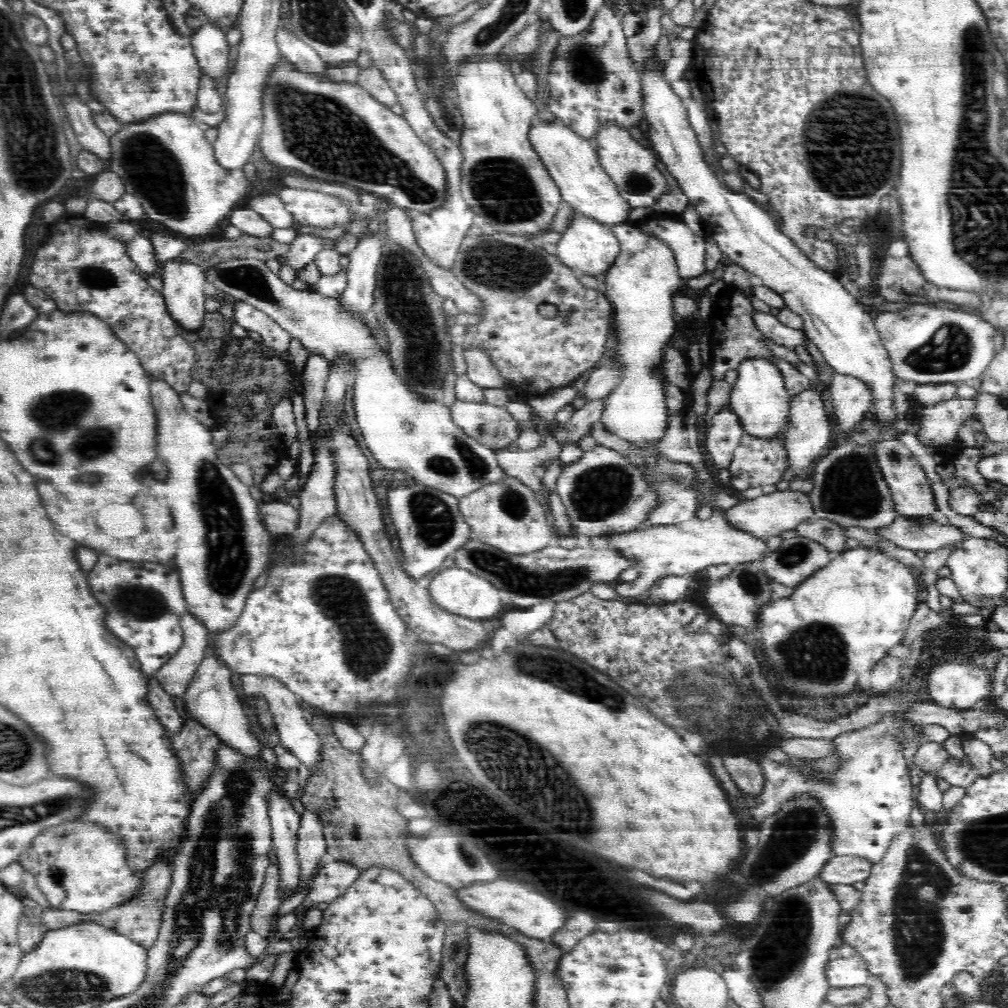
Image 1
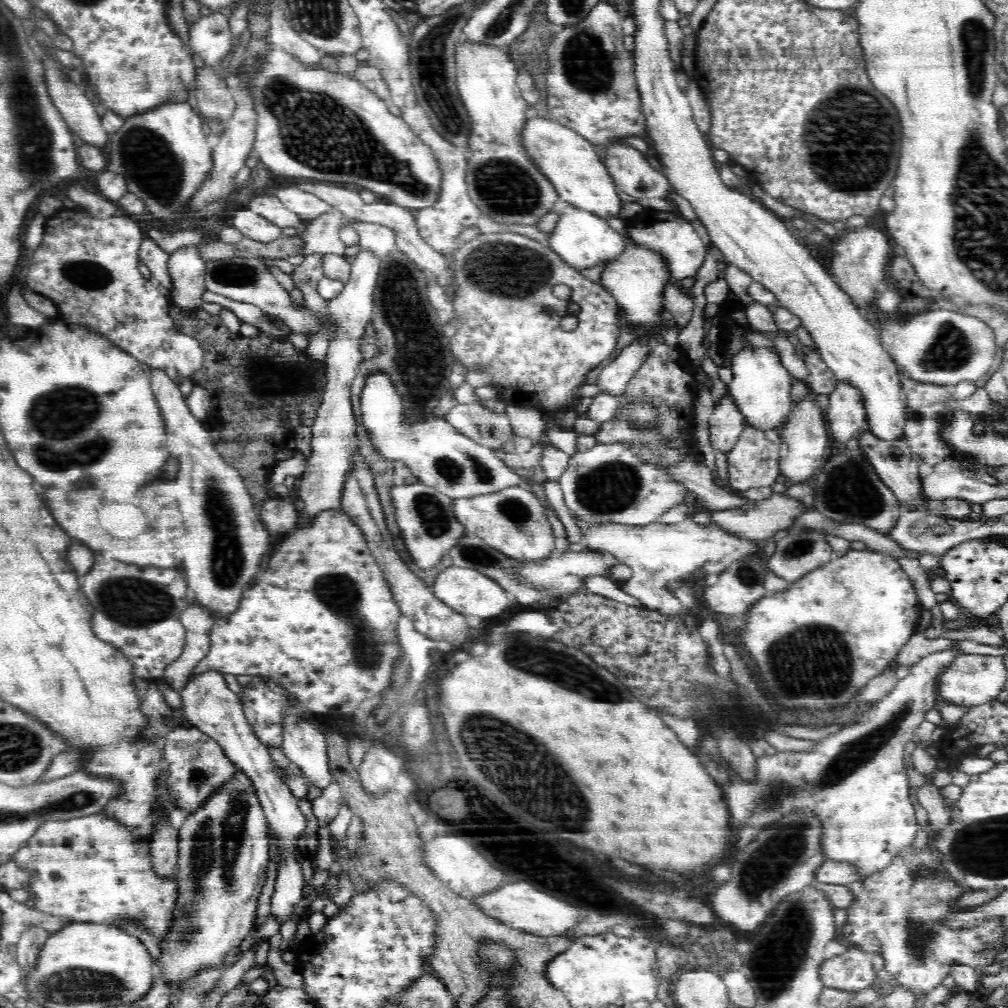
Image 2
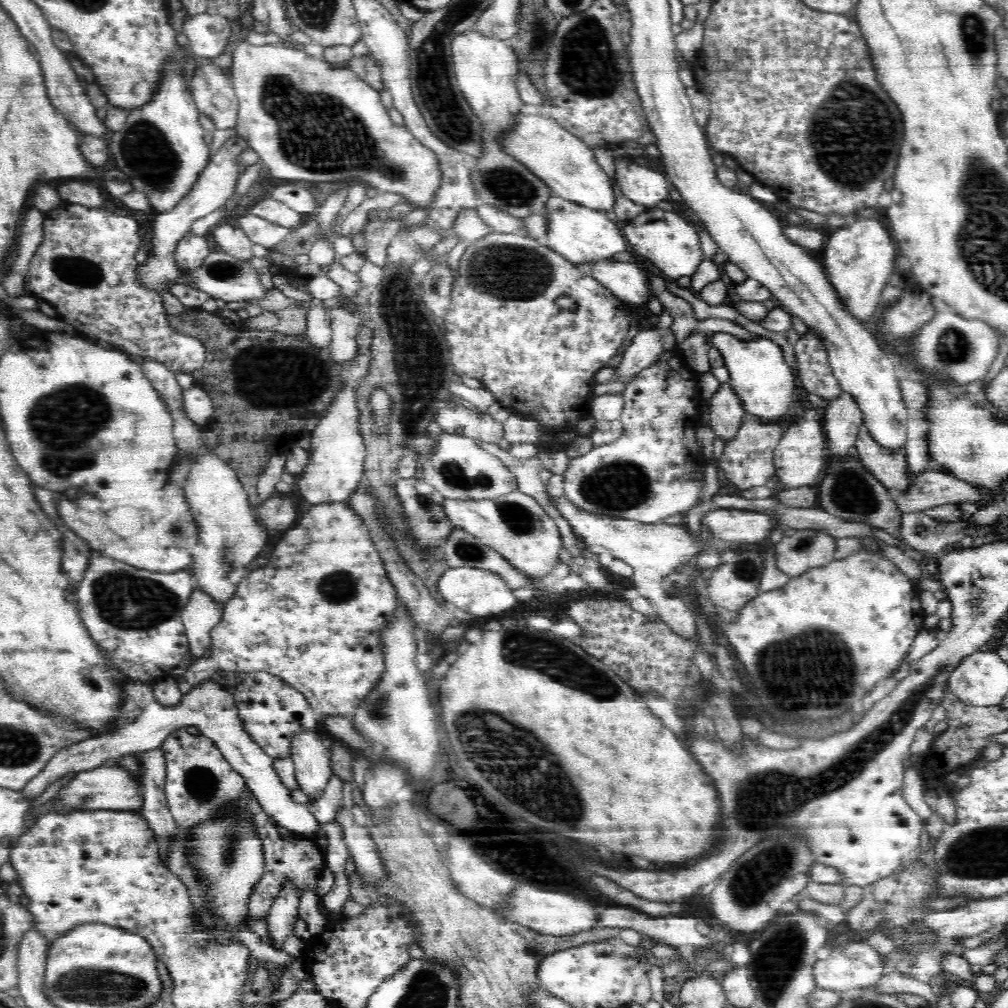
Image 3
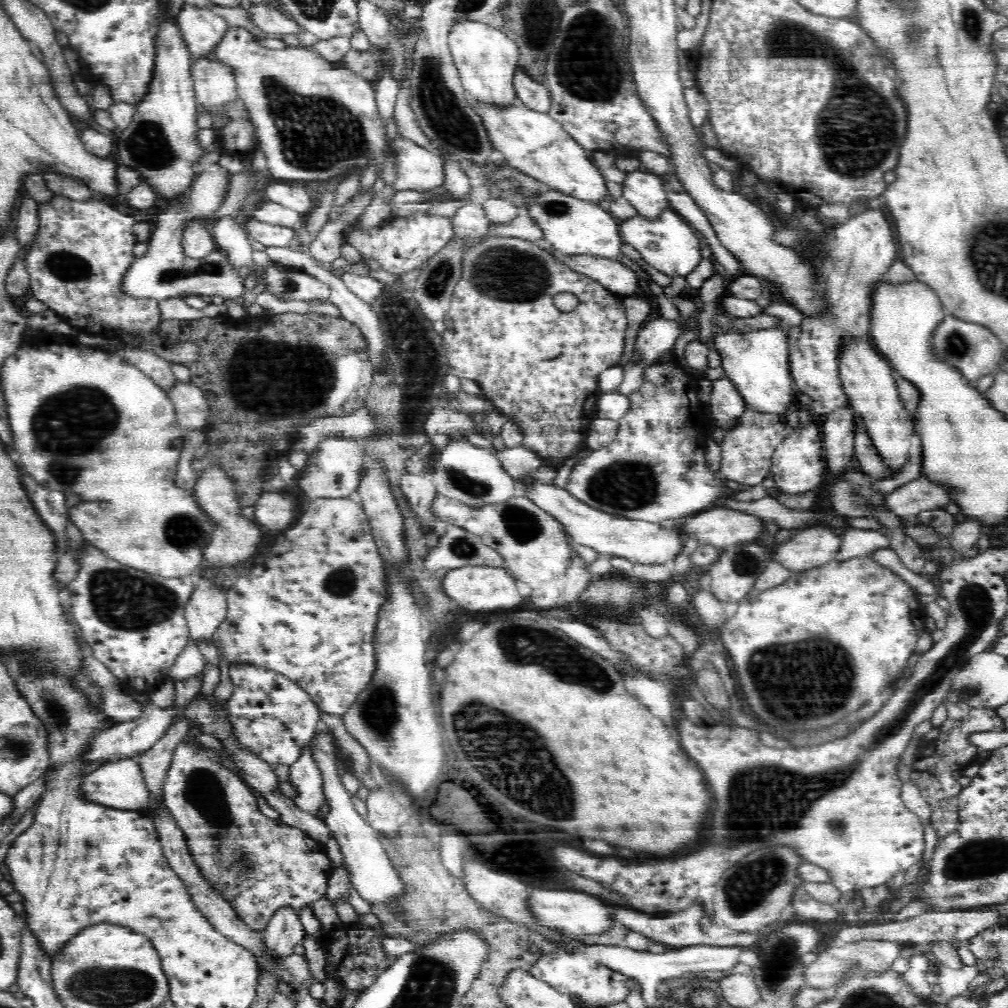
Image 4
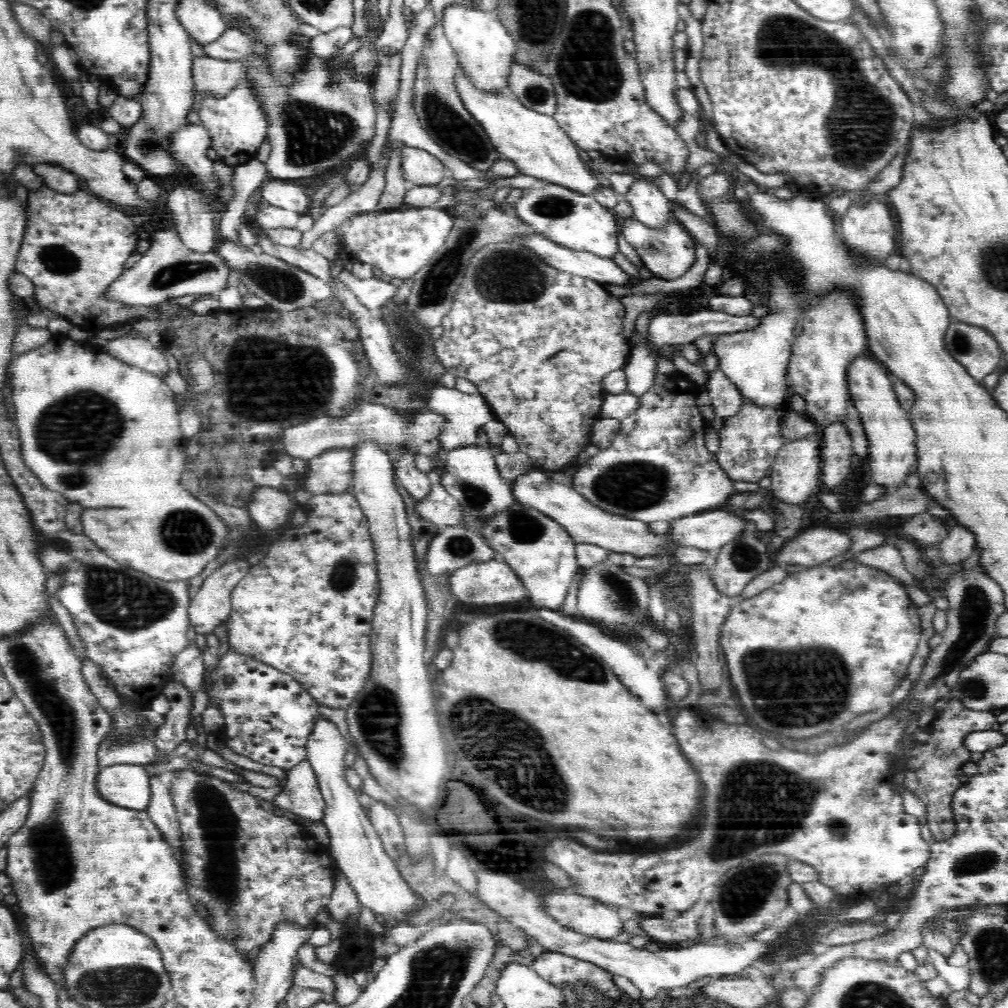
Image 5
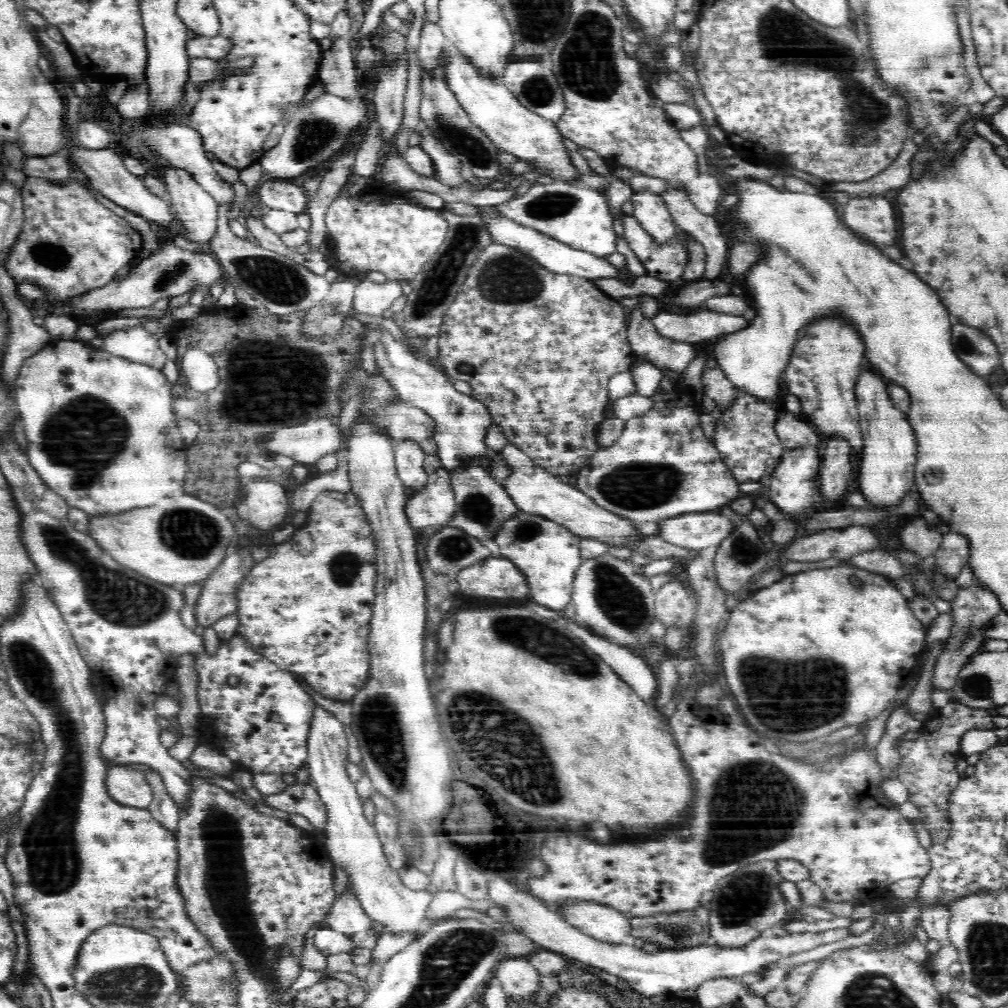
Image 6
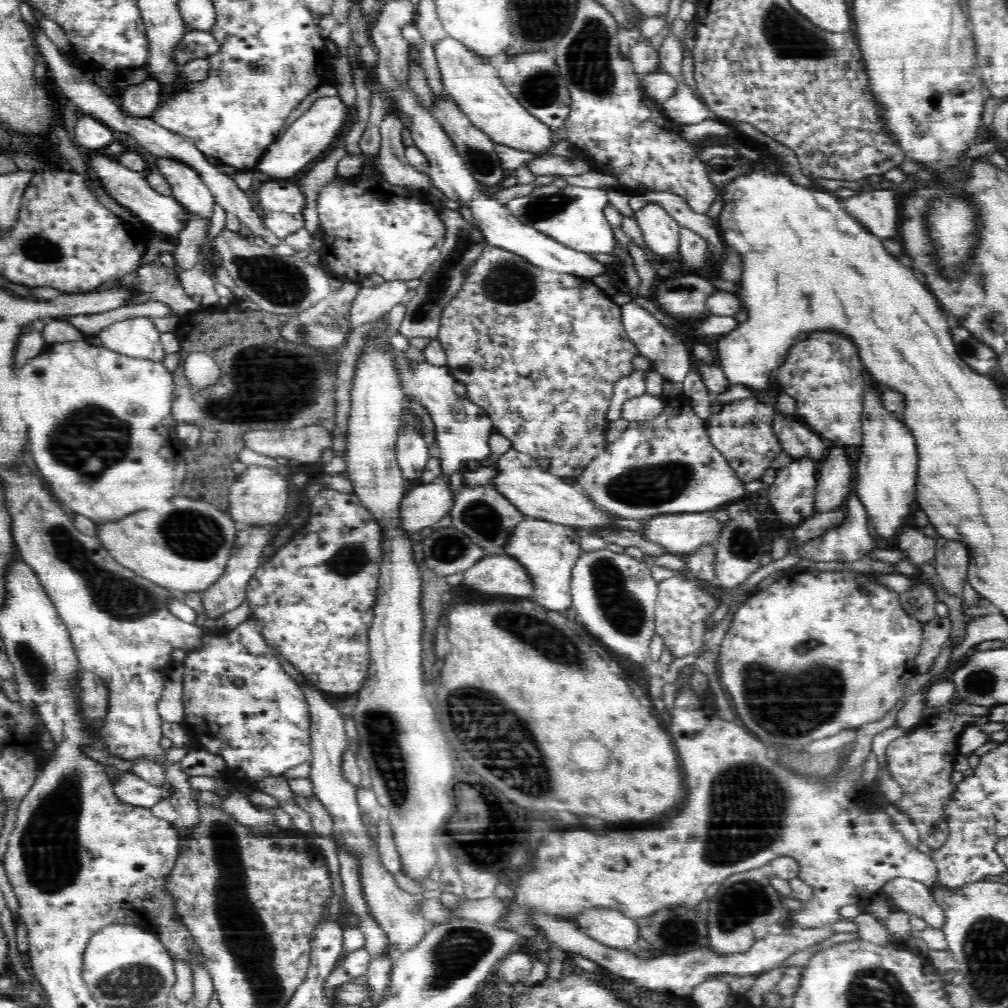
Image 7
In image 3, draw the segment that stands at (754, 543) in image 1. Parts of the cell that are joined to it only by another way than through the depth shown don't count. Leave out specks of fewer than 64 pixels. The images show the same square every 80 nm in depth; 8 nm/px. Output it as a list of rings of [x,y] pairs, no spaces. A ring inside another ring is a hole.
[[[564,496],[560,498],[551,498],[550,503],[556,507],[556,511],[568,521],[572,532],[577,540],[582,542],[582,547],[590,552],[602,554],[608,552],[614,558],[618,558],[632,566],[634,588],[639,596],[652,600],[658,606],[657,613],[664,623],[674,634],[692,640],[696,637],[696,620],[692,615],[687,599],[682,596],[672,597],[668,590],[660,586],[662,578],[672,574],[682,562],[694,560],[696,554],[702,550],[702,542],[694,542],[690,532],[684,526],[669,526],[664,523],[646,525],[642,522],[624,520],[610,516],[601,516],[600,514],[588,514],[577,508],[570,500]]]

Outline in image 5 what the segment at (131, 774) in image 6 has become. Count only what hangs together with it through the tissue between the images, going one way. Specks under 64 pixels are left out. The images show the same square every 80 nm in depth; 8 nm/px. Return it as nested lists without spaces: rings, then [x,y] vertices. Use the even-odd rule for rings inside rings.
[[[118,763],[101,768],[96,774],[95,786],[100,797],[112,805],[127,809],[146,810],[151,801],[151,787],[144,766]]]

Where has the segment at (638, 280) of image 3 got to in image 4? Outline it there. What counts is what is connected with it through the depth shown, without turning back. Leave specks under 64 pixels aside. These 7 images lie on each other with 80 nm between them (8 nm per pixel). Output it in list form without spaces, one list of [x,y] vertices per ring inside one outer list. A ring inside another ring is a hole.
[[[553,251],[552,253],[561,257],[561,261],[572,267],[573,270],[580,271],[588,278],[593,278],[612,293],[618,292],[618,294],[624,294],[624,296],[632,296],[632,294],[636,294],[636,286],[638,286],[636,274],[632,272],[632,269],[626,268],[620,261],[605,260],[602,256],[592,256],[591,254],[573,254],[566,256],[566,254],[557,254]]]

